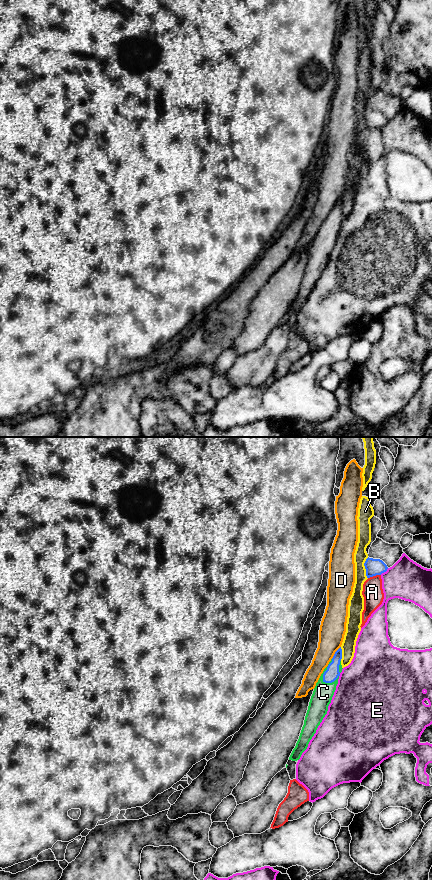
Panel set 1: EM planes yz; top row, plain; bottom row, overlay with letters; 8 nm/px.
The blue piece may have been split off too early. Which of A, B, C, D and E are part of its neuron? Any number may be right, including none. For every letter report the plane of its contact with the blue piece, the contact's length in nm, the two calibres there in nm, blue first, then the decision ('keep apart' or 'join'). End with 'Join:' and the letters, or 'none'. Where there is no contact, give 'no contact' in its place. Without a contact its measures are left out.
A: yz | 110 nm | 130/160 nm | keep apart
B: yz | 180 nm | 130/110 nm | keep apart
C: yz | 200 nm | 110/160 nm | join
D: yz | 130 nm | 110/200 nm | keep apart
E: yz | 90 nm | 130/320 nm | keep apart
Join: C

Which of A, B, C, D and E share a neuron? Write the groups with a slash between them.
A / B / C / D / E

